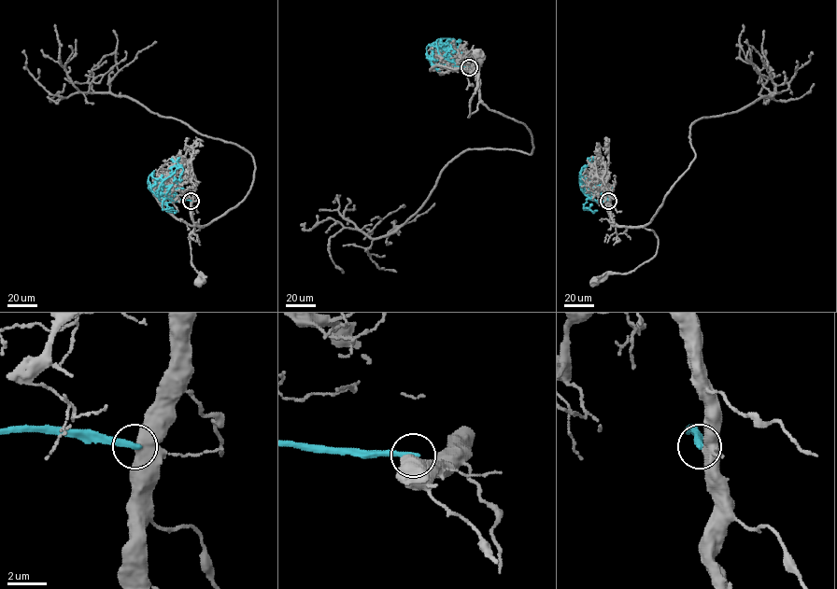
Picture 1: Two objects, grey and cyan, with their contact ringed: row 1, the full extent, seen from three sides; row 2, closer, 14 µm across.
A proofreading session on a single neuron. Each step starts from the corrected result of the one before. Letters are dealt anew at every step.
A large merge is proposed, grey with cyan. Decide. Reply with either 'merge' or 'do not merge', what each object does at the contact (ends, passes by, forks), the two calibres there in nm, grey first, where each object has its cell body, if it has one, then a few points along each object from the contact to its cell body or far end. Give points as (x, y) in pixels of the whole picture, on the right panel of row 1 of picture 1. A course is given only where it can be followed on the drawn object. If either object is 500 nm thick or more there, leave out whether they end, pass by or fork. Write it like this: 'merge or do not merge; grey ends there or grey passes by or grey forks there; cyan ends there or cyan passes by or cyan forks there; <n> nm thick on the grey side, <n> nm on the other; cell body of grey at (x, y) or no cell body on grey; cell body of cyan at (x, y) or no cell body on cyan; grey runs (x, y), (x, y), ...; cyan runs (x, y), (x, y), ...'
do not merge; 650 nm thick on the grey side, 360 nm on the other; cell body of grey at (594, 281); no cell body on cyan; grey runs (608, 201), (612, 219), (620, 226), (651, 230), (658, 238), (657, 250), (633, 270), (602, 273), (594, 281); cyan runs (608, 201), (598, 203), (590, 200), (581, 189), (579, 176), (585, 165), (588, 165), (584, 171), (593, 183)

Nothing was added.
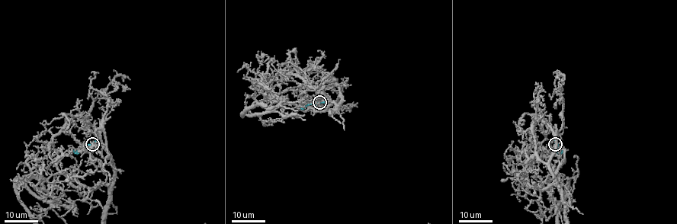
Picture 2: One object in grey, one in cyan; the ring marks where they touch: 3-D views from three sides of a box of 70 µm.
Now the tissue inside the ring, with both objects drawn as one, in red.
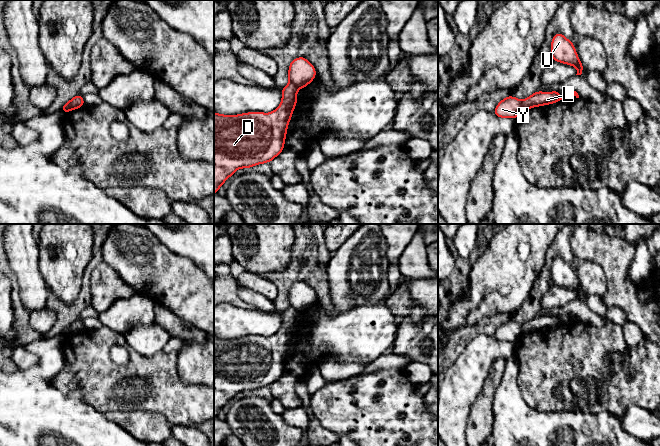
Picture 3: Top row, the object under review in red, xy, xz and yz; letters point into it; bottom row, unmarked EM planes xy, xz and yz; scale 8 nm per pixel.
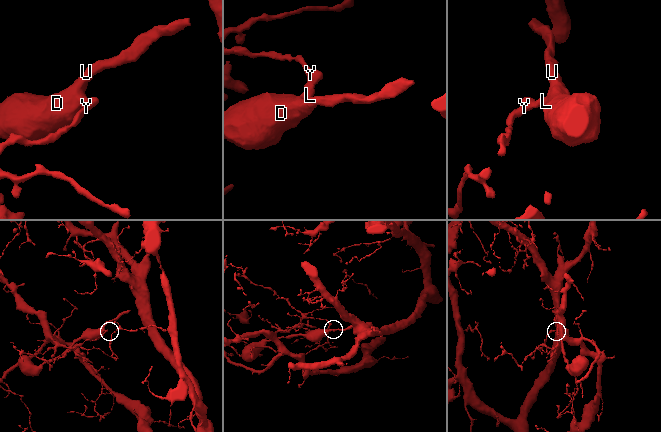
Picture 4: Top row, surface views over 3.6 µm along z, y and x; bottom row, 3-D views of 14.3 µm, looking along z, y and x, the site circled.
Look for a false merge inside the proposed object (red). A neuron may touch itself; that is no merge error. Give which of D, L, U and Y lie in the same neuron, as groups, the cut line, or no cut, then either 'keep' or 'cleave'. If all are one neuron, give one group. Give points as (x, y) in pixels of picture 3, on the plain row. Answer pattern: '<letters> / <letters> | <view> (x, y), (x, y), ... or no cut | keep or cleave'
D L U / Y | xz (290, 306), (299, 311) | cleave

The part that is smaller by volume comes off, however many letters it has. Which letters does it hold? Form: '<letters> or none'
D, L, U

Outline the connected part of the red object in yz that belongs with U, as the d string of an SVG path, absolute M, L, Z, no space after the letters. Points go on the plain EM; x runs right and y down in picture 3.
M554 258L551 266L551 283L577 293L576 299L581 299L585 294L576 277L575 270L563 258Z

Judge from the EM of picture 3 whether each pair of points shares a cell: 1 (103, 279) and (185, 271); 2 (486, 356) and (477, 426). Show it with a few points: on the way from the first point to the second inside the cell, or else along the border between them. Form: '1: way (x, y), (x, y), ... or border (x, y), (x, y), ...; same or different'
1: border (103, 261), (136, 291); different
2: border (492, 366), (471, 408); different

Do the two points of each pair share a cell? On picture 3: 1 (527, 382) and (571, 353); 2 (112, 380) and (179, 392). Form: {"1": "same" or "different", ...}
{"1": "same", "2": "same"}

